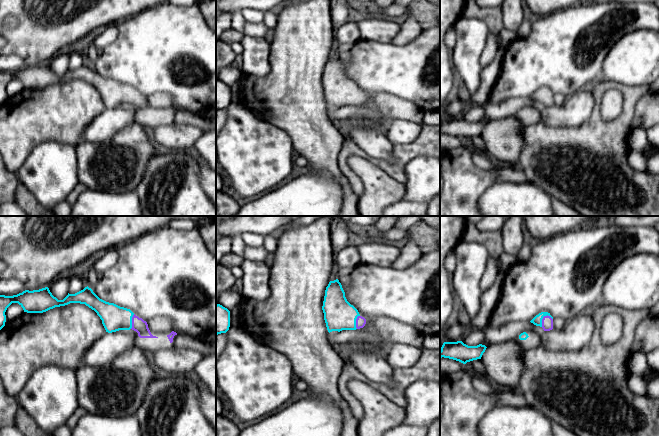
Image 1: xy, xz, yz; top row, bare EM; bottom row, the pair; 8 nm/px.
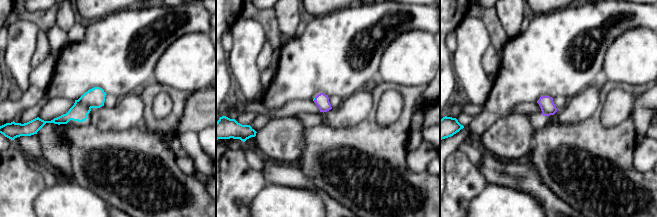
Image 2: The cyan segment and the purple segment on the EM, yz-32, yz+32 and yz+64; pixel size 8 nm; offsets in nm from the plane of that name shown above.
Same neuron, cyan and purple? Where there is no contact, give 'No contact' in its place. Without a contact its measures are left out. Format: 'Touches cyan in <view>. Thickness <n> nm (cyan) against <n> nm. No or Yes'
Touches cyan in yz. Thickness 80 nm (cyan) against 100 nm. Yes

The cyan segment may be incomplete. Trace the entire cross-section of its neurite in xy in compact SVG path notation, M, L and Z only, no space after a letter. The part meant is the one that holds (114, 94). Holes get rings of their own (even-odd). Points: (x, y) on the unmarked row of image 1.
M88 62L75 70L68 69L63 76L54 73L48 63L13 72L0 71L0 106L5 102L5 88L12 79L18 79L27 89L43 89L70 79L85 80L97 89L108 109L132 105L140 114L158 114L151 110L147 98L130 85L100 75Z

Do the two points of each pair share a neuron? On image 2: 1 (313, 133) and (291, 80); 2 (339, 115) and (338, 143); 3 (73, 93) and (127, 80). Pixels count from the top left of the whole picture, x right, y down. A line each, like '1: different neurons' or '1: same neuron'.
1: different neurons
2: different neurons
3: same neuron

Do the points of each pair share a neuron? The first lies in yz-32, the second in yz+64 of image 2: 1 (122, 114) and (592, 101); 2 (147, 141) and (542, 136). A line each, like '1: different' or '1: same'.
1: same
2: same

